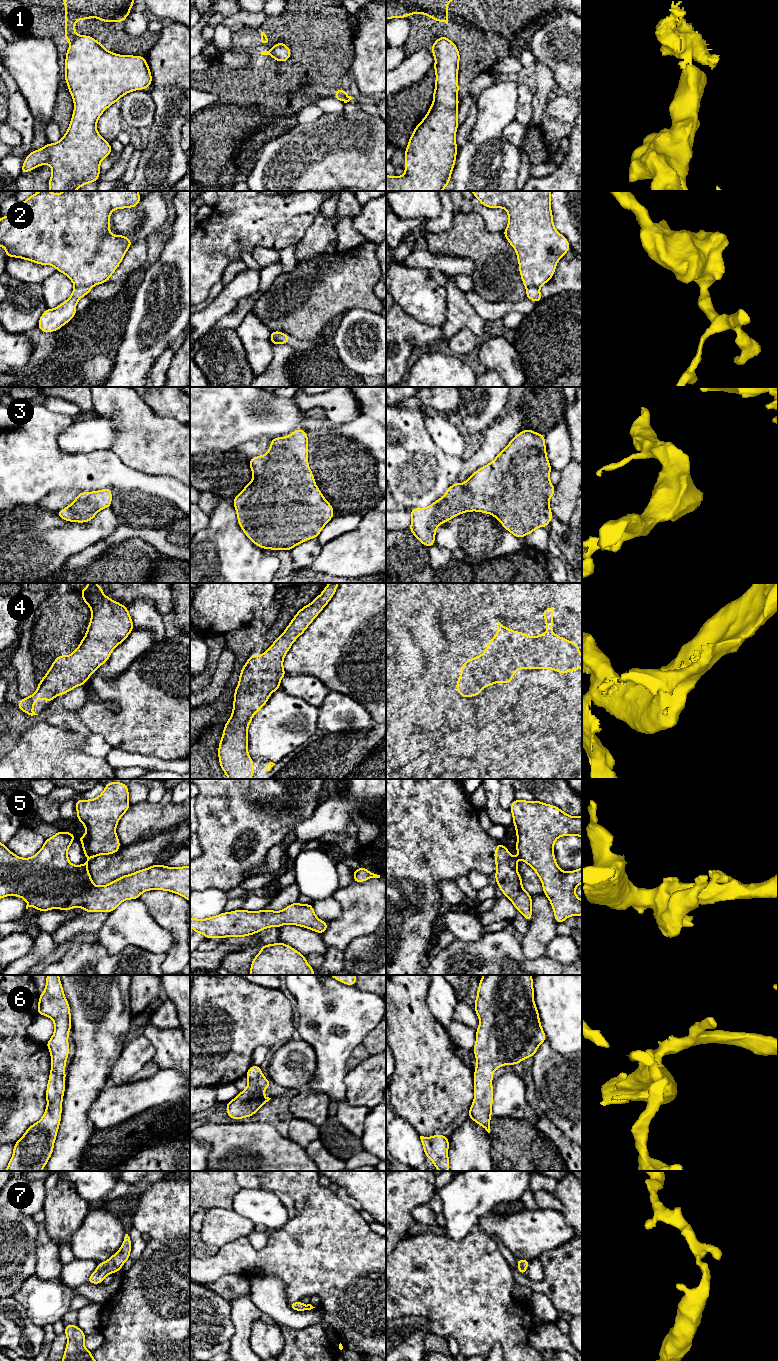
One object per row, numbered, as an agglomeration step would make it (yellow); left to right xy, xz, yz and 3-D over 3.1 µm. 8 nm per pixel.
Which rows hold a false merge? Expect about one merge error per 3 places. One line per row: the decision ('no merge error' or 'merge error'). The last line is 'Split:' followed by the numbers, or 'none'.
1: merge error
2: merge error
3: no merge error
4: no merge error
5: no merge error
6: no merge error
7: no merge error
Split: 1, 2

